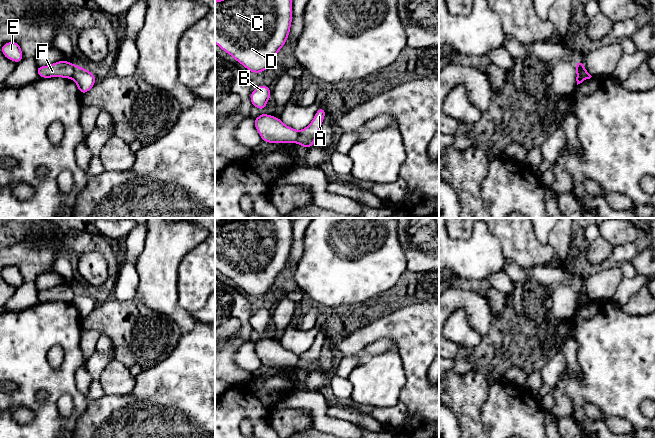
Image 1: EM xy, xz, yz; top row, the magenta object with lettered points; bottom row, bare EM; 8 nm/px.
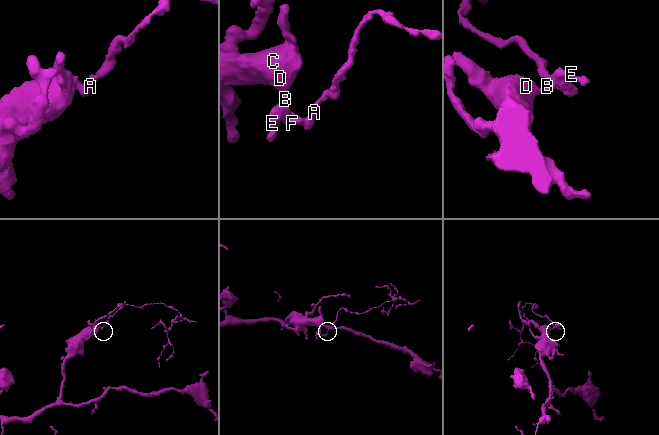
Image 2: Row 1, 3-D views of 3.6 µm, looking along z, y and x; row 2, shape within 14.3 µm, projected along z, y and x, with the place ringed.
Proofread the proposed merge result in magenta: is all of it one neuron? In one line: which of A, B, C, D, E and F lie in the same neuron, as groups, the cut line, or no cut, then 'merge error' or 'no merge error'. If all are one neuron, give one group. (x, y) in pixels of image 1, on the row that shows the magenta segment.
A / B C D E F | xy (78, 67), (72, 77) | merge error

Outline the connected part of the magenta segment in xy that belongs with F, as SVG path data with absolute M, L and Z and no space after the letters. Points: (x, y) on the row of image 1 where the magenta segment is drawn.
M62 60L48 66L35 67L35 70L39 78L62 77L72 79L77 68L77 65Z

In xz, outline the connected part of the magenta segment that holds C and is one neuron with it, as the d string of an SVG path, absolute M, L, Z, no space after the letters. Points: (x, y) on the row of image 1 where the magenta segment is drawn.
M292 0L215 1L215 43L251 73L262 73L286 44Z

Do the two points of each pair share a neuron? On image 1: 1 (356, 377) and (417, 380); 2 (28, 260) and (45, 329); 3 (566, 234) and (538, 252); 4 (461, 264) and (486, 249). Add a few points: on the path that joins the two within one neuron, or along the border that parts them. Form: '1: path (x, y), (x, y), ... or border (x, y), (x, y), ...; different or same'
1: border (400, 356), (405, 384), (401, 389), (398, 399); different
2: border (38, 301), (16, 310); different
3: border (547, 243), (554, 251), (556, 261); different
4: path (467, 258), (475, 258), (480, 255); same

